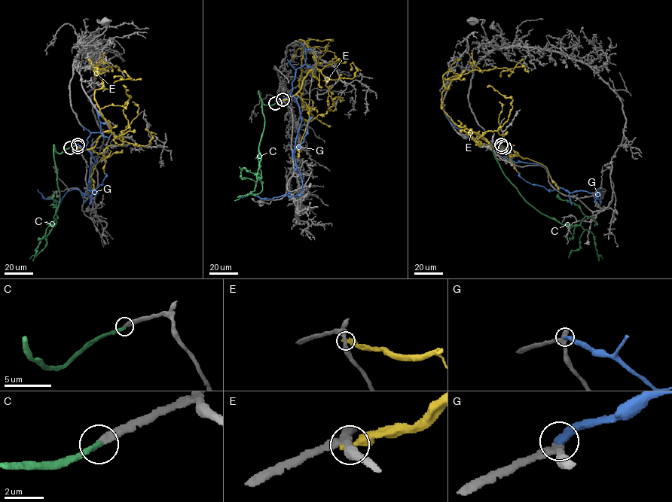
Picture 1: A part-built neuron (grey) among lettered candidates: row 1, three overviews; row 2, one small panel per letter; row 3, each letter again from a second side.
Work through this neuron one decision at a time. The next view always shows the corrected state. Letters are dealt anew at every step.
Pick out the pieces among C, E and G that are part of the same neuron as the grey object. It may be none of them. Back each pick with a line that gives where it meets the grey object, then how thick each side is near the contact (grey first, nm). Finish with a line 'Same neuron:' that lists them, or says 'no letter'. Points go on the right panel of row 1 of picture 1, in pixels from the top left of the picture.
C: meets grey at (505, 147); 360 nm thick on the grey side, 320 nm on the other
Same neuron: C

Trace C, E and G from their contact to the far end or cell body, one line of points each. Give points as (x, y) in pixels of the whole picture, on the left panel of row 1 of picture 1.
C: (70, 147), (59, 153), (53, 145), (59, 202), (53, 217), (56, 223), (51, 225), (46, 245), (29, 259)
E: (77, 147), (91, 149), (111, 128), (95, 99), (103, 81), (94, 67), (102, 59)
G: (77, 144), (96, 162), (90, 165), (89, 187), (97, 193), (73, 189), (56, 202), (37, 190)

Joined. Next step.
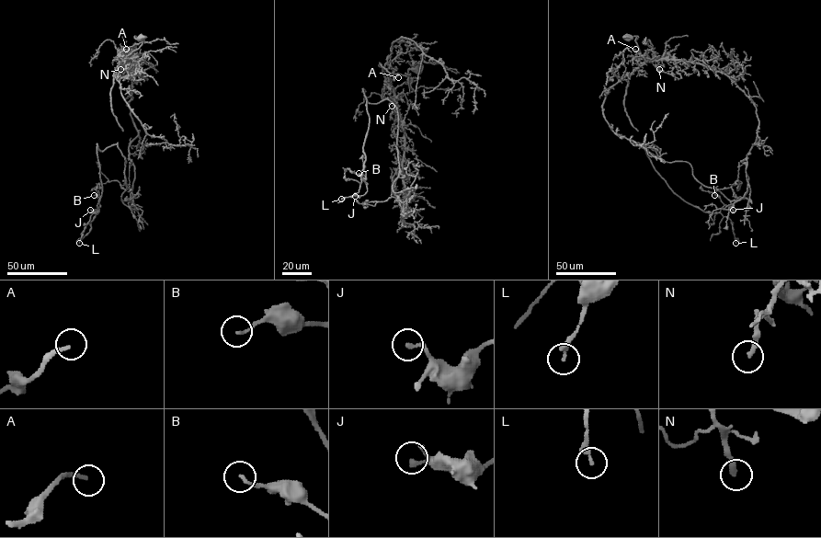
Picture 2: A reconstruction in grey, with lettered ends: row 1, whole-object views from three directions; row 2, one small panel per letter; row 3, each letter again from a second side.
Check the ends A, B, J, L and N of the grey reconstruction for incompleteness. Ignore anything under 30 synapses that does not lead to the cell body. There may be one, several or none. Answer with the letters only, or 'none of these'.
A, N

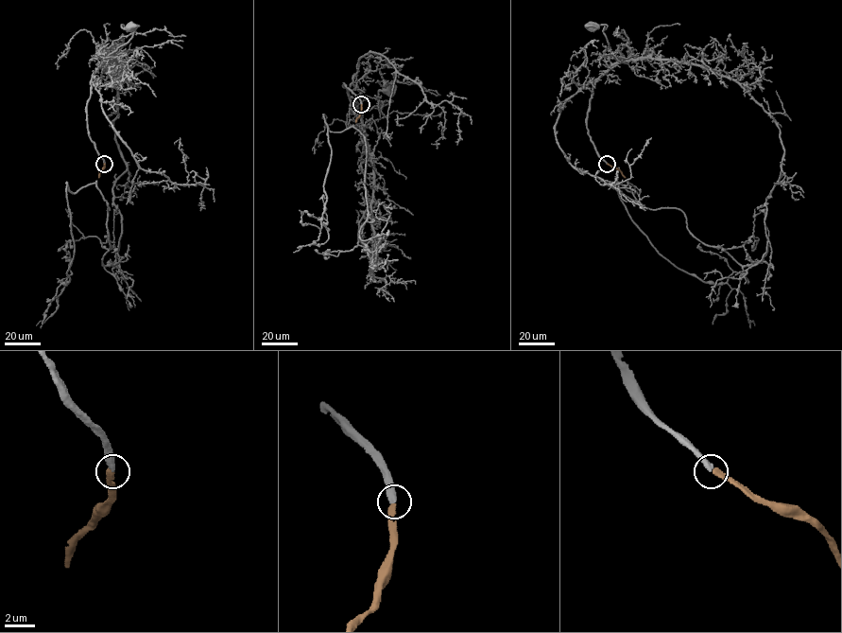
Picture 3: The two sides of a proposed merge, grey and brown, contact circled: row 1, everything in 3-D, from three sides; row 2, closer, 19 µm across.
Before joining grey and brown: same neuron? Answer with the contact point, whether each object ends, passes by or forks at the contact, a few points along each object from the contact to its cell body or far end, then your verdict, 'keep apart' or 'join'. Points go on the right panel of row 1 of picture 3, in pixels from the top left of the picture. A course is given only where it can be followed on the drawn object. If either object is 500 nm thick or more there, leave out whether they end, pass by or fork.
at (607, 164); grey ends there; brown ends there; grey runs (607, 164), (589, 135), (587, 111), (593, 83), (618, 60), (610, 49), (603, 30), (607, 26), (592, 27); brown runs (607, 164), (625, 177); join

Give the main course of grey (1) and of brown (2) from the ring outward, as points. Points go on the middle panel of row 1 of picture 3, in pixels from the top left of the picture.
1: (361, 104), (344, 84), (350, 102), (361, 115), (373, 107), (392, 101), (380, 103), (378, 92), (387, 90)
2: (361, 104), (355, 122)

